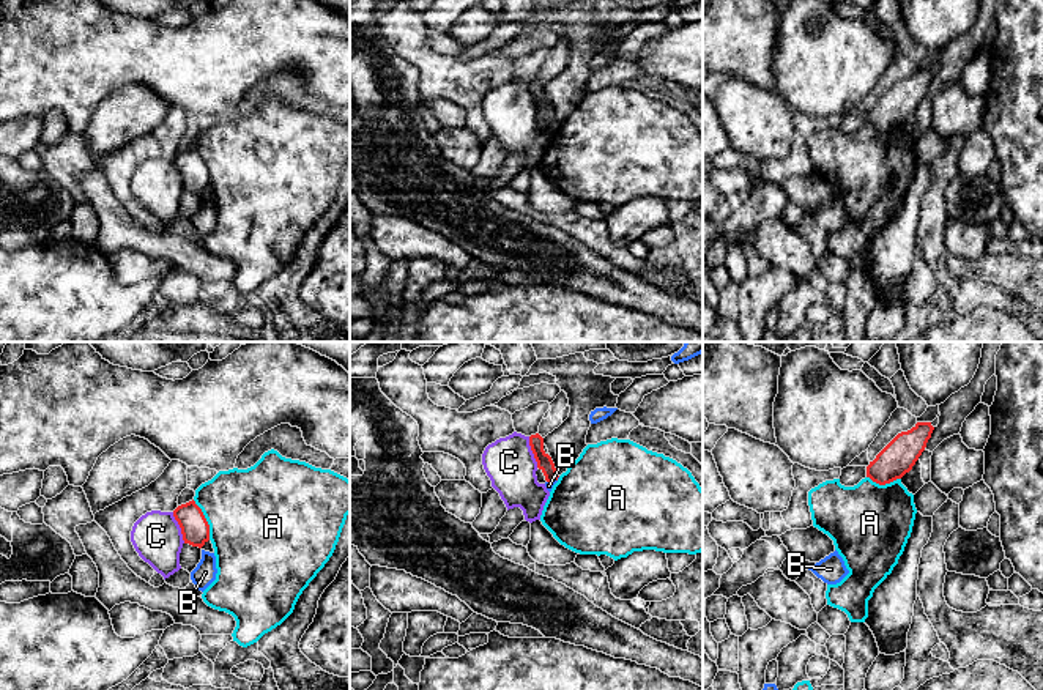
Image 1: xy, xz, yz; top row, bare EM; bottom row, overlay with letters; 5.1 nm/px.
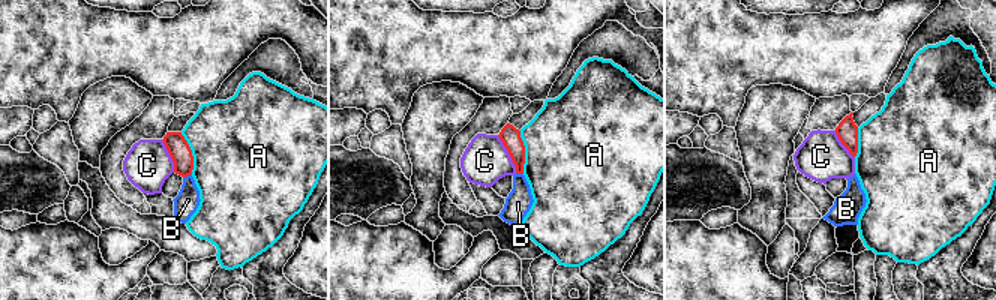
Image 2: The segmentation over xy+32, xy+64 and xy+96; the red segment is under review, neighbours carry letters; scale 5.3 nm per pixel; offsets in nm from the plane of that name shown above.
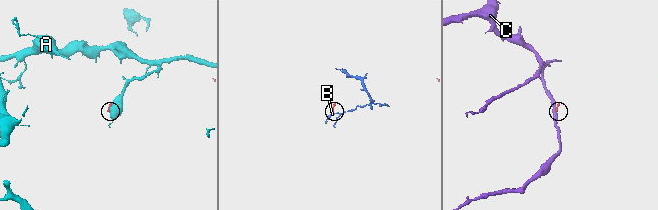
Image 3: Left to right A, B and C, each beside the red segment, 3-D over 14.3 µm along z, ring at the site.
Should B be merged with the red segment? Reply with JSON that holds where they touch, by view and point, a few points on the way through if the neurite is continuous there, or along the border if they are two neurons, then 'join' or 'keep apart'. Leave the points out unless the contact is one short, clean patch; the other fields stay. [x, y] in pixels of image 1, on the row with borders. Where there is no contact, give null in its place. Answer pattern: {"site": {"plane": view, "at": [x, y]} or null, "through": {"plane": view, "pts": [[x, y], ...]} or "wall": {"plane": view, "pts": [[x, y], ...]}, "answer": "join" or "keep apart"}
{"site": {"plane": "xz", "at": [552, 481]}, "wall": {"plane": "xz", "pts": [[558, 476], [547, 482]]}, "answer": "keep apart"}

